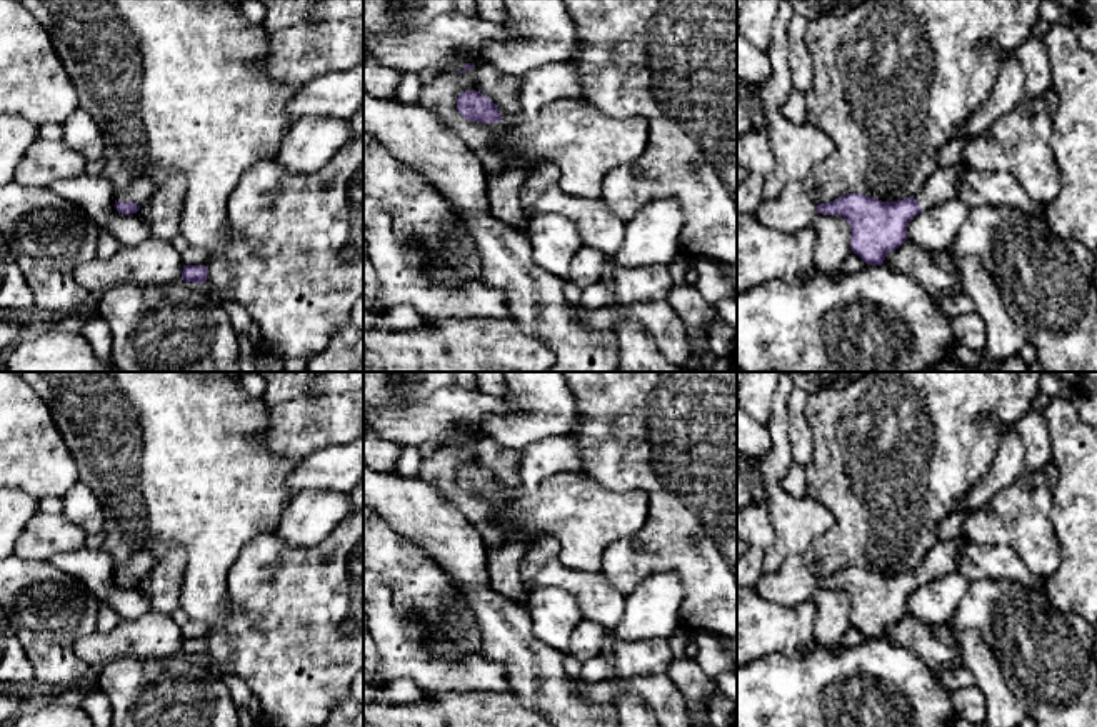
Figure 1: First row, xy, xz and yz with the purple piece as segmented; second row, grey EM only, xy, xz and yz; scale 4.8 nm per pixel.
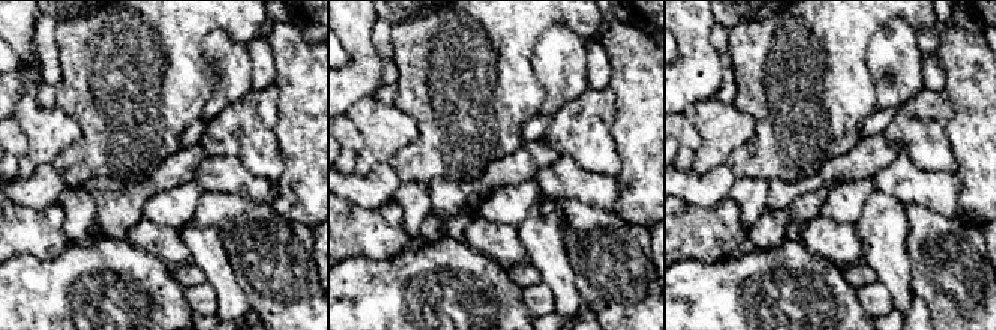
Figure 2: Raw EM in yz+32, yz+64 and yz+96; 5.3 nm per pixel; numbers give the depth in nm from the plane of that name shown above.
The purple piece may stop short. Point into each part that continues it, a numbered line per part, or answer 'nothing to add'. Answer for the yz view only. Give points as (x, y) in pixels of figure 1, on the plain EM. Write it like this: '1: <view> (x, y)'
1: yz (942, 557)

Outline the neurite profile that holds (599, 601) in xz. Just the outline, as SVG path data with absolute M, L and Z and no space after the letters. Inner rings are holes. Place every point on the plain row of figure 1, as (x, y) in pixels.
M559 559L548 562L542 572L523 582L527 594L537 589L562 589L574 595L580 605L584 620L615 629L624 614L625 597L617 592L612 582L600 574L565 569Z

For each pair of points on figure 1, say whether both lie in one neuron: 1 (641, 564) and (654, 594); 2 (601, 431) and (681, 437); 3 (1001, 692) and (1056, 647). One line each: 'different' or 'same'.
1: different
2: same
3: different

